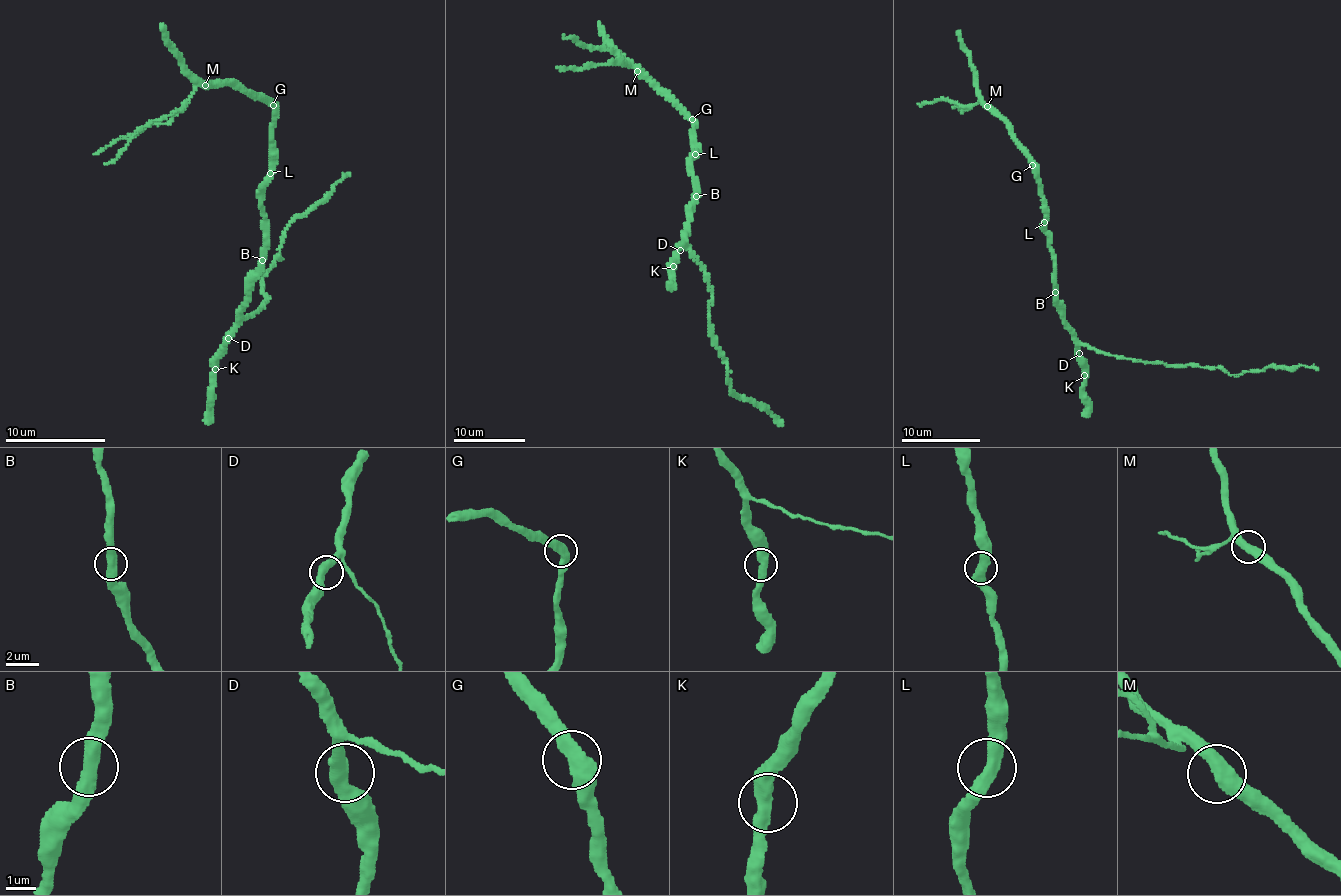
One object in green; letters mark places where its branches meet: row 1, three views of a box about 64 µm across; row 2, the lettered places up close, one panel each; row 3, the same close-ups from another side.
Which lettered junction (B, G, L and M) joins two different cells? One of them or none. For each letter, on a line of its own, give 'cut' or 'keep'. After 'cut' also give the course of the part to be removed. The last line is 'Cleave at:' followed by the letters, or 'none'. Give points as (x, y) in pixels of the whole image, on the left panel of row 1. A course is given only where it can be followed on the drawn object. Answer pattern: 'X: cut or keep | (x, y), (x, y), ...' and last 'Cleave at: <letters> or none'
B: keep
G: keep
L: keep
M: keep
Cleave at: none

